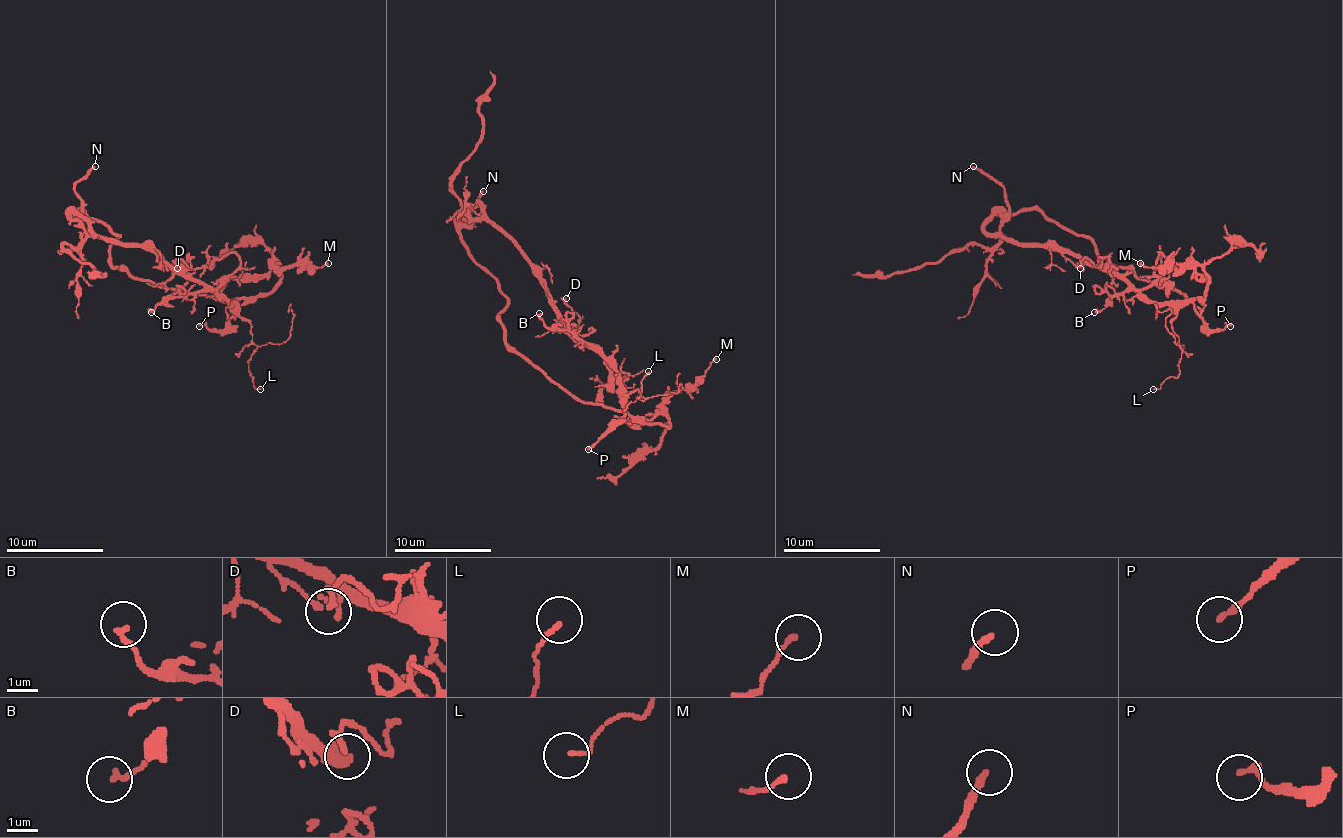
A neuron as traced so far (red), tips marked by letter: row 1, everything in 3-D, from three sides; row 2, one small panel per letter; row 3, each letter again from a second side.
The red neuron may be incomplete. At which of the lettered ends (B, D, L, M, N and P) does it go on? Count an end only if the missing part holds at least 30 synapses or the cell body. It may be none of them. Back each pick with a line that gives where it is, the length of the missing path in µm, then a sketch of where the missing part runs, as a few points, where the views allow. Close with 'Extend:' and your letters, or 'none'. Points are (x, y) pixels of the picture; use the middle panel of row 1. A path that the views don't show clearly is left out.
N: (483, 191) | 50 µm | (483, 191), (486, 169), (508, 138), (525, 87), (539, 70), (544, 36), (559, 14), (627, 19)
Extend: N

